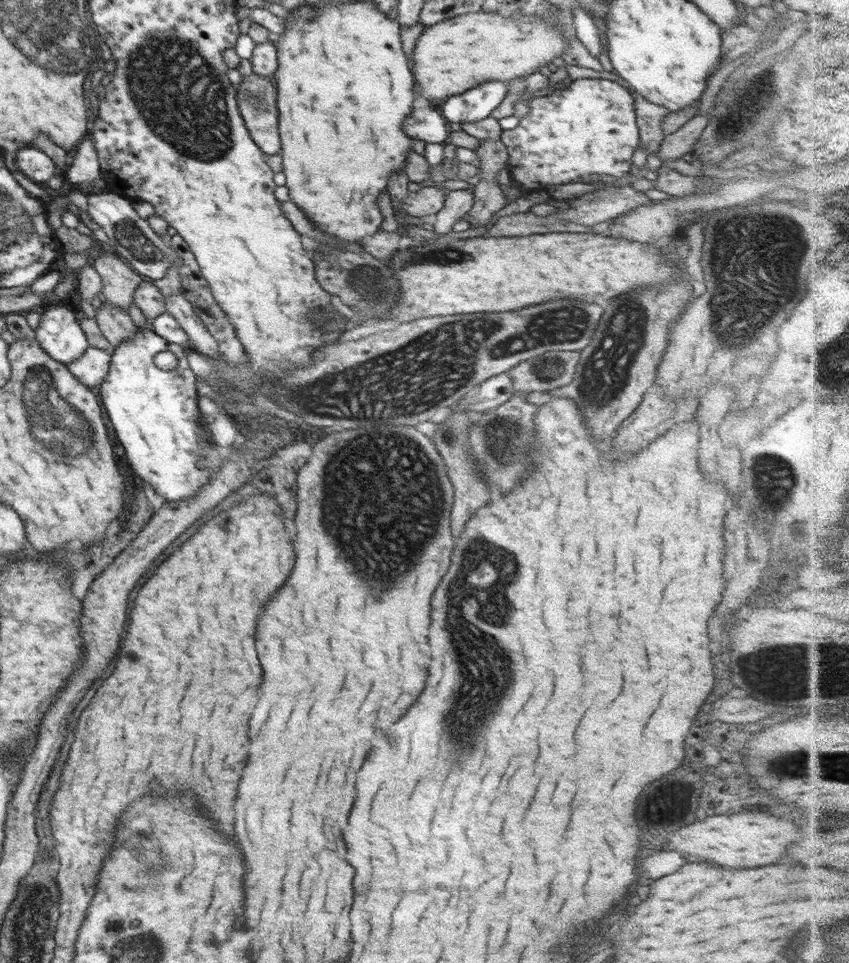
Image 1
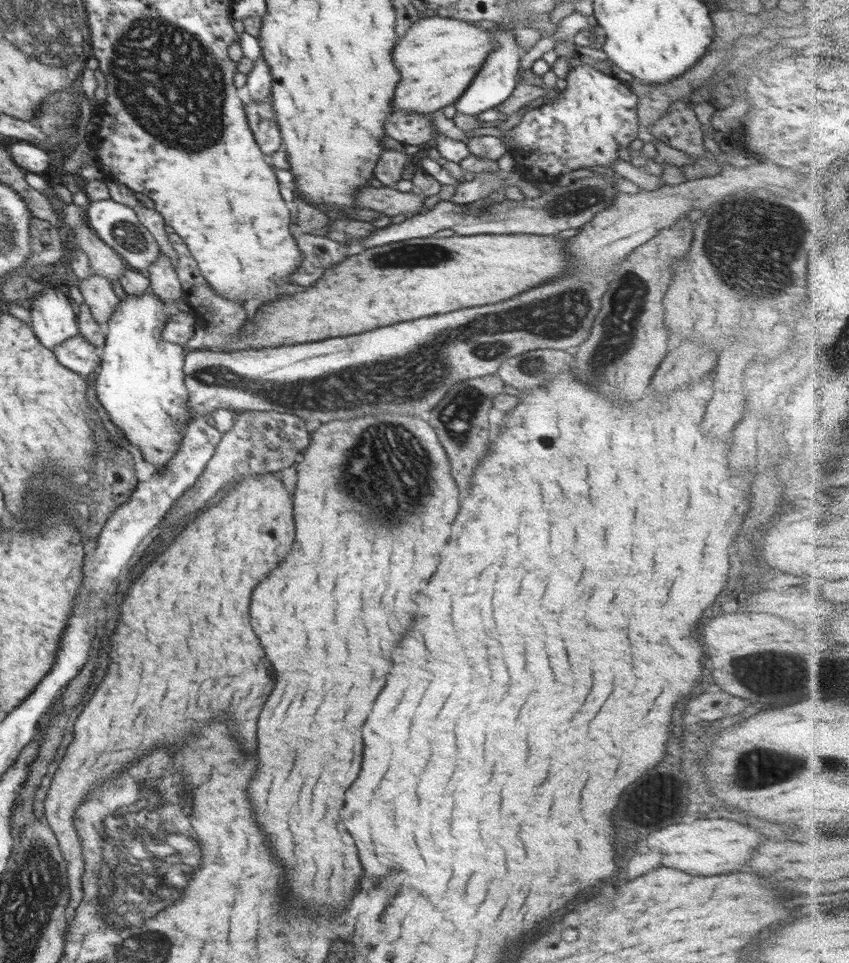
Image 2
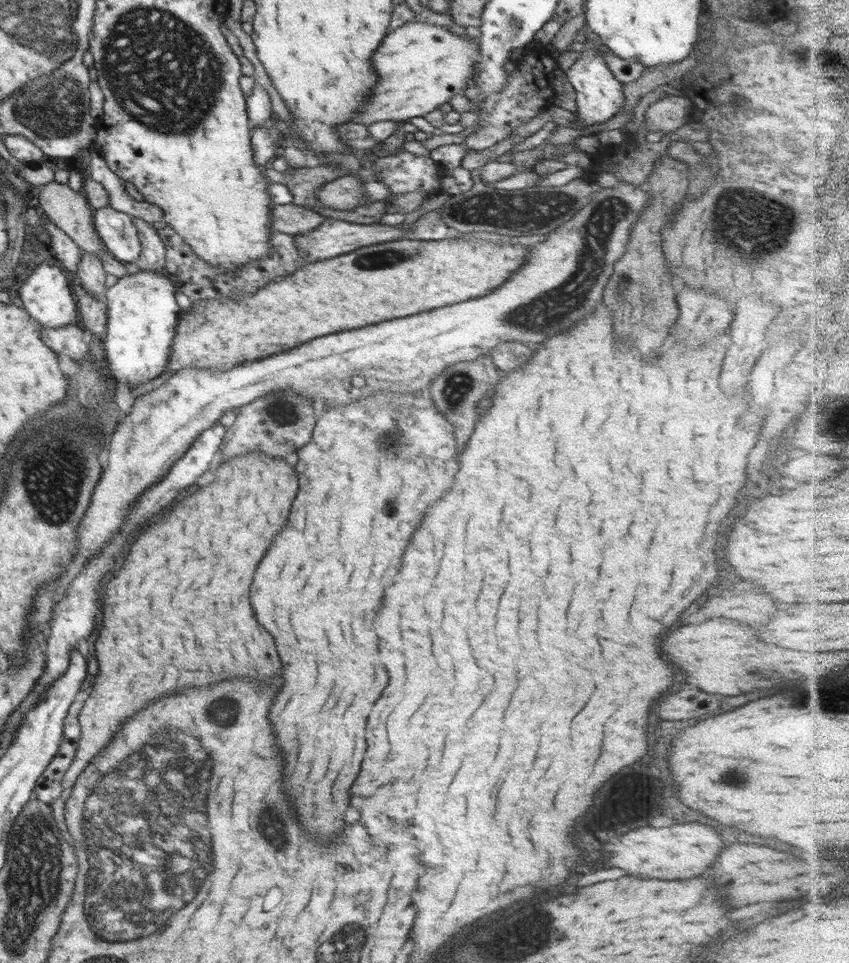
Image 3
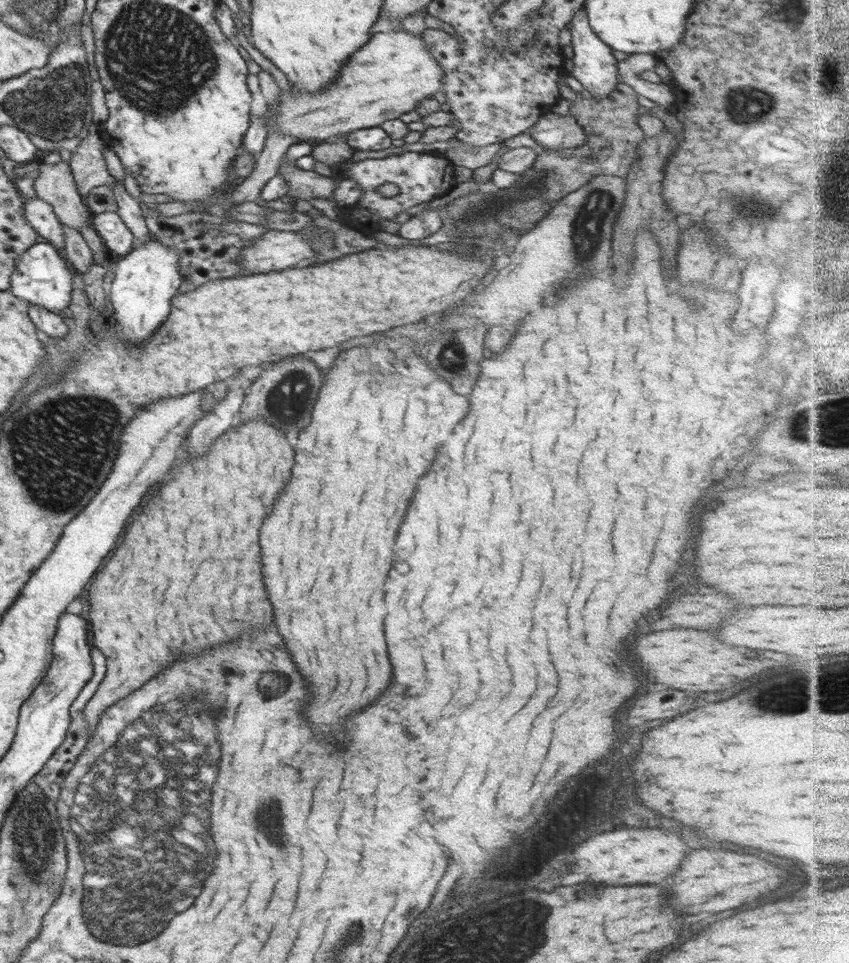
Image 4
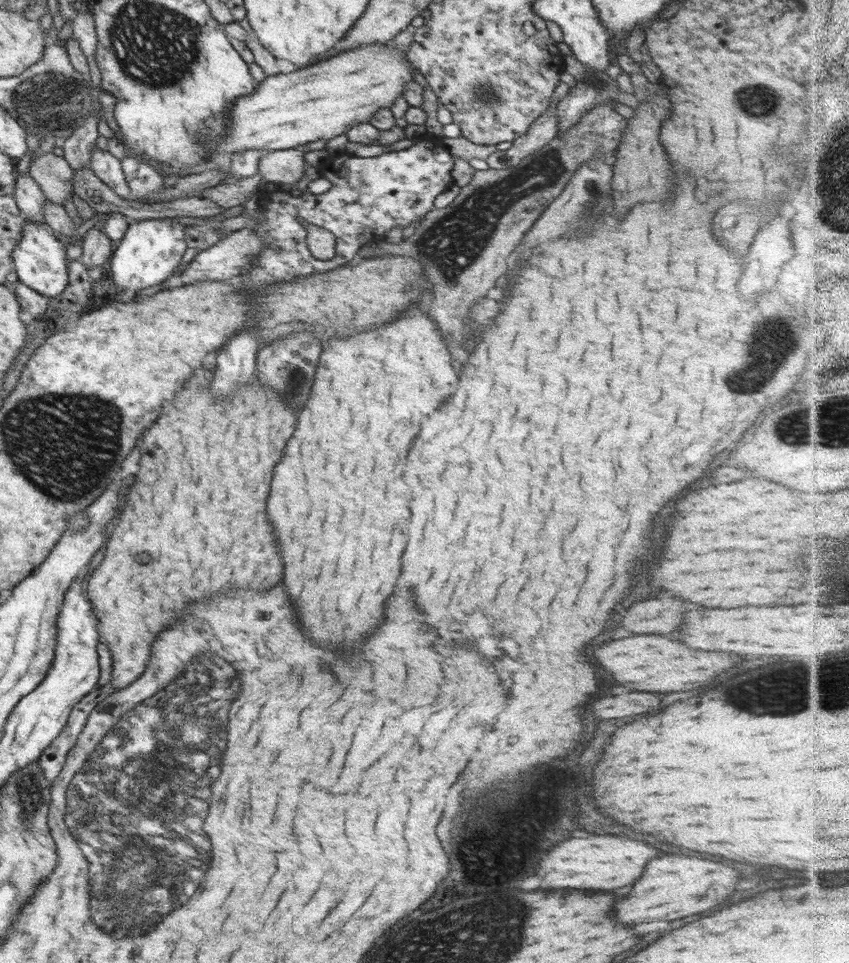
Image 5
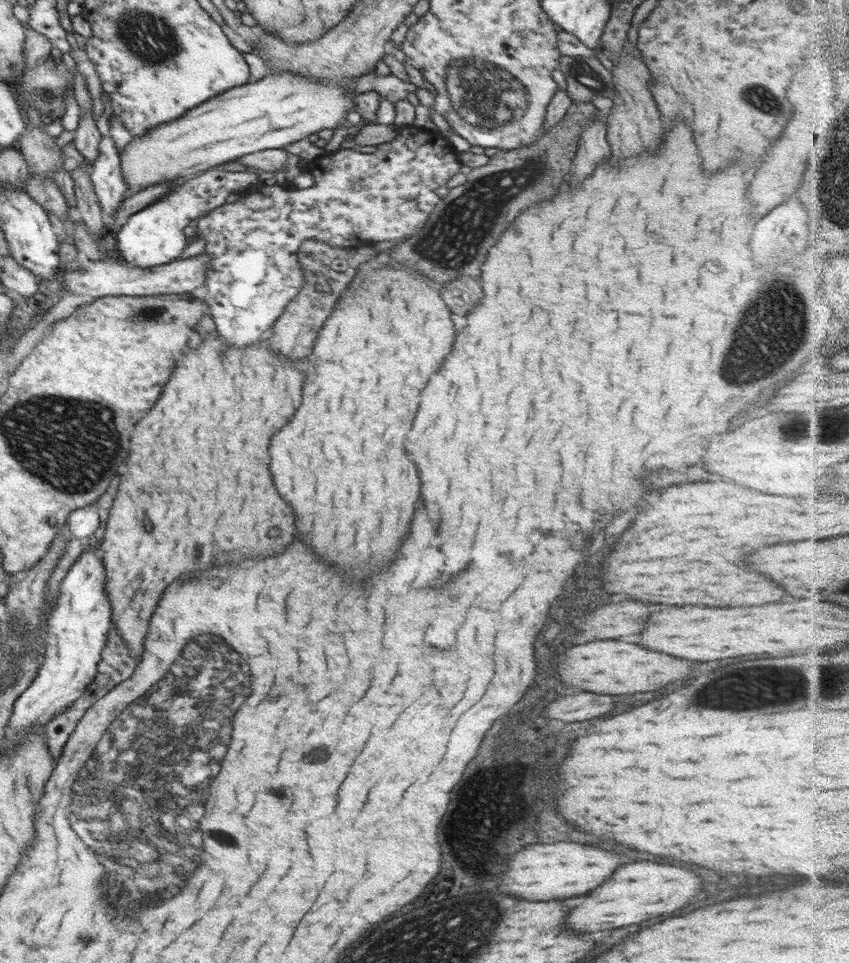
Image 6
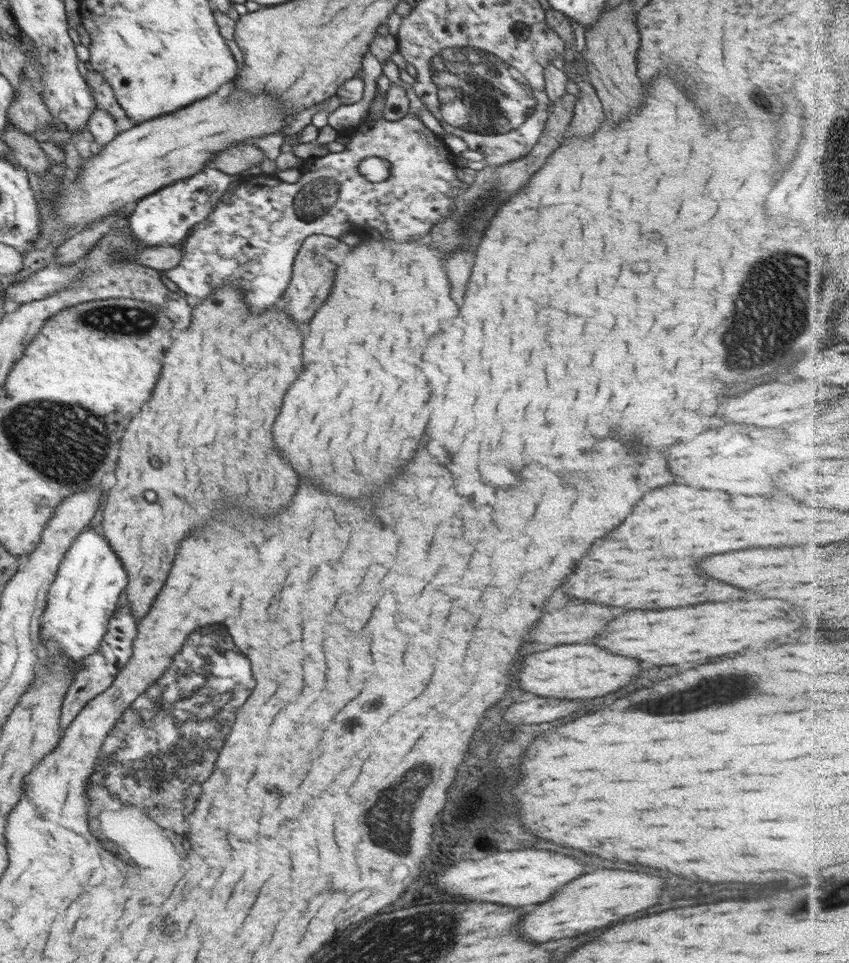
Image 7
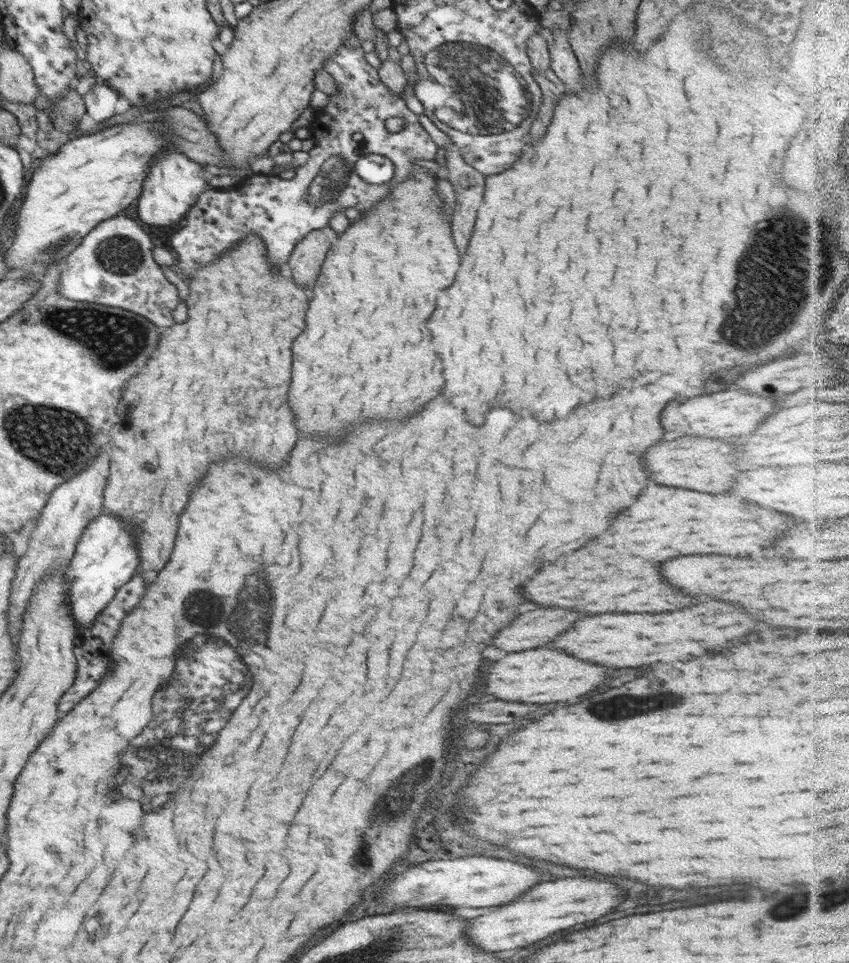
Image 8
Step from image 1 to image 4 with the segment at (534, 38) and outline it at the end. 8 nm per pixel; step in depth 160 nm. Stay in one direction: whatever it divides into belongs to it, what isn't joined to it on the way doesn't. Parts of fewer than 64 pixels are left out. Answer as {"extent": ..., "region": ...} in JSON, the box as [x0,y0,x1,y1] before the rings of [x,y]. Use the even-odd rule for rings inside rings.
{"extent":[269,29,444,142],"region":[[[402,29],[371,36],[372,40],[344,64],[344,70],[332,88],[328,86],[314,96],[296,88],[282,90],[277,107],[269,116],[273,126],[300,142],[330,141],[334,136],[338,138],[351,131],[378,127],[386,120],[399,119],[405,112],[414,110],[423,98],[442,90],[444,73],[431,57],[427,42],[421,35],[398,30]]]}

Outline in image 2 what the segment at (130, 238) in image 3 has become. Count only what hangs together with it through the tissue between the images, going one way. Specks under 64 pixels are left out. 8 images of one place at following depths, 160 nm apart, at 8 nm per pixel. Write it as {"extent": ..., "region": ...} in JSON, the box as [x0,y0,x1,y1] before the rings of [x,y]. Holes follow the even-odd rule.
{"extent":[86,198,161,273],"region":[[[112,198],[94,200],[86,210],[86,217],[95,234],[110,246],[129,268],[145,273],[160,258],[161,250],[157,241],[150,235],[148,228],[140,223],[131,203],[116,202]]]}

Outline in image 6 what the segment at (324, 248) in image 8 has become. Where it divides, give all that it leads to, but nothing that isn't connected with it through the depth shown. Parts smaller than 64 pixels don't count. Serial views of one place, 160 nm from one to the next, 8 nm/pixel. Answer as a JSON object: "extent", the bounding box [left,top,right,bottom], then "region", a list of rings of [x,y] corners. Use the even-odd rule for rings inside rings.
{"extent":[268,240,371,360],"region":[[[306,240],[300,245],[300,265],[303,267],[304,286],[298,296],[286,305],[284,314],[276,320],[268,346],[290,360],[304,360],[312,352],[312,340],[318,336],[324,320],[330,316],[338,296],[346,290],[348,282],[354,278],[354,268],[368,262],[371,248],[333,247],[324,241]],[[346,268],[346,272],[342,270]],[[326,294],[326,296],[324,296]]]}

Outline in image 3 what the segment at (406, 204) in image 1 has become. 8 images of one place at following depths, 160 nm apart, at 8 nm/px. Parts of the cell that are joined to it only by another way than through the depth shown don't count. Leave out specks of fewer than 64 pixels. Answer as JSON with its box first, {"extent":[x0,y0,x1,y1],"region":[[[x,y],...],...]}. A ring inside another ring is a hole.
{"extent":[315,175,367,210],"region":[[[346,175],[323,184],[315,196],[319,204],[336,210],[350,210],[367,205],[362,199],[364,180]]]}

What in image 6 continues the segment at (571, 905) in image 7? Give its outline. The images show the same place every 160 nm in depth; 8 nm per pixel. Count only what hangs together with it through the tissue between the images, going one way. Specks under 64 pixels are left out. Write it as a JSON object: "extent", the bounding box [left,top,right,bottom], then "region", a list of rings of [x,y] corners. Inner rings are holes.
{"extent":[566,862,704,932],"region":[[[634,862],[620,866],[612,878],[608,878],[596,890],[590,890],[580,898],[580,904],[574,906],[568,914],[566,926],[574,928],[576,932],[596,932],[596,930],[612,930],[638,924],[662,914],[670,914],[682,908],[682,902],[688,904],[696,892],[704,888],[702,880],[684,868],[656,864],[656,862]]]}

